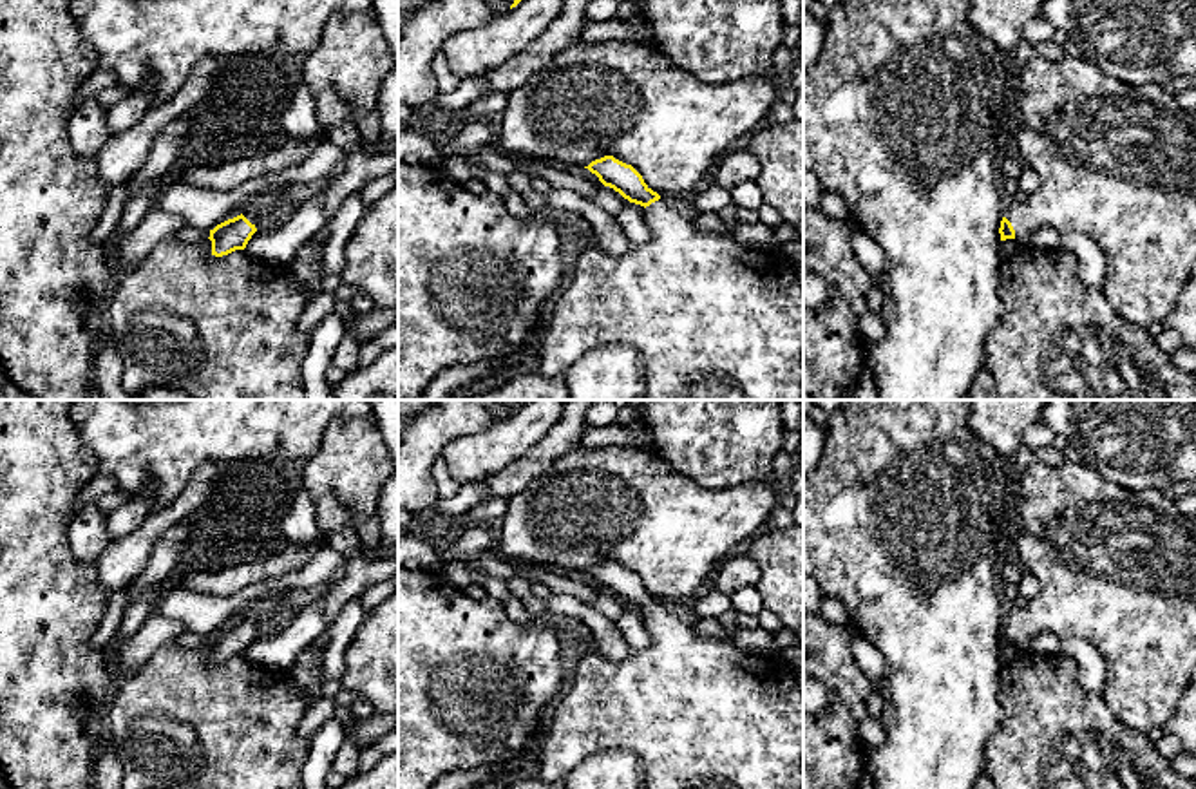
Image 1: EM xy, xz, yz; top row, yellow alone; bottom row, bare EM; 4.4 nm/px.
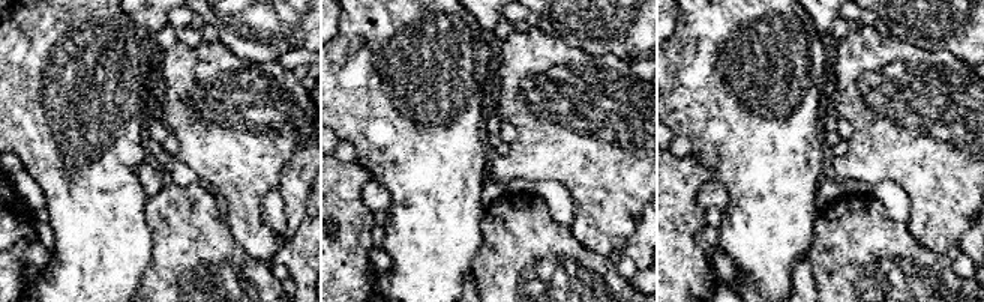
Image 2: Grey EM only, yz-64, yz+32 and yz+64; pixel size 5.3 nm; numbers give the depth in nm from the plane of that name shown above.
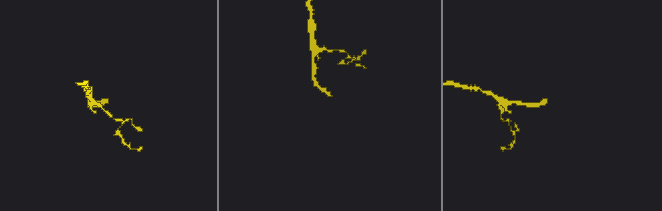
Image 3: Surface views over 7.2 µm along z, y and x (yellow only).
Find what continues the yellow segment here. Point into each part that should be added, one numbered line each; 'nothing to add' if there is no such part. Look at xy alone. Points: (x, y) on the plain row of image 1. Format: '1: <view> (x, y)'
1: xy (254, 619)

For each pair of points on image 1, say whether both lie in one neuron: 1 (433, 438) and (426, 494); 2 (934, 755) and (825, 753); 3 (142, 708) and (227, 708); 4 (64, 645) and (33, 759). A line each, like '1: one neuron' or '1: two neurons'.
1: one neuron
2: two neurons
3: one neuron
4: one neuron

